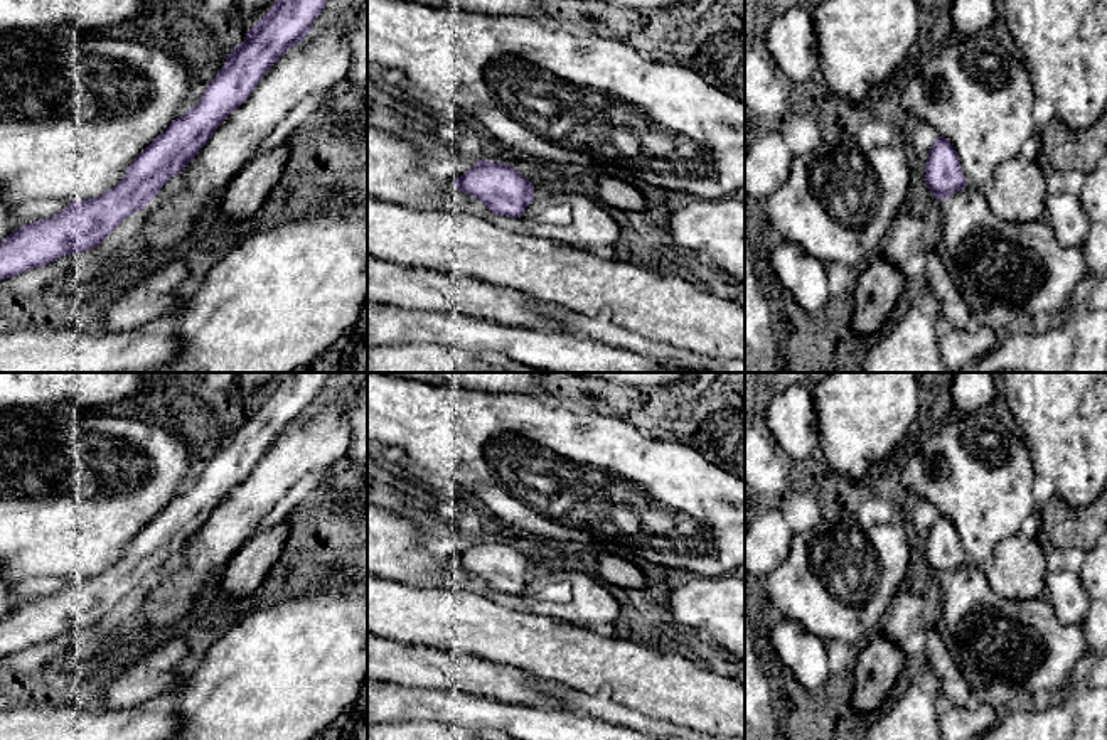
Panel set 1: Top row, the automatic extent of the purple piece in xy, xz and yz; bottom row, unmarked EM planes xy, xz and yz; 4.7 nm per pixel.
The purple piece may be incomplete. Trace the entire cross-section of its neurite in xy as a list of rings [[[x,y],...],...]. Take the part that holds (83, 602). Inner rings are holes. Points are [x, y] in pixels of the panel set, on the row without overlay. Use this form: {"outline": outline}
{"outline": [[[281,373],[271,388],[246,410],[244,418],[231,428],[197,482],[174,497],[167,509],[130,541],[125,555],[113,566],[88,578],[72,578],[59,592],[24,602],[0,620],[0,659],[32,646],[42,646],[66,632],[89,629],[133,590],[145,588],[160,566],[199,531],[221,501],[249,475],[280,435],[313,408],[315,396],[332,374],[337,373]]]}

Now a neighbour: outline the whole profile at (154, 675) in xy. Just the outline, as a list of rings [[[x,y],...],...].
[[[184,637],[168,639],[123,669],[103,688],[104,706],[111,710],[136,708],[142,703],[170,696],[187,676],[177,669],[187,659],[189,646]]]

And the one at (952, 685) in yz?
[[[937,630],[927,634],[927,668],[930,668],[940,681],[940,693],[947,696],[954,706],[974,703],[972,689],[960,669],[954,662],[947,644]]]

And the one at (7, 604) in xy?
[[[0,568],[0,620],[8,615],[13,609],[22,605],[22,602],[12,600],[13,582]]]

